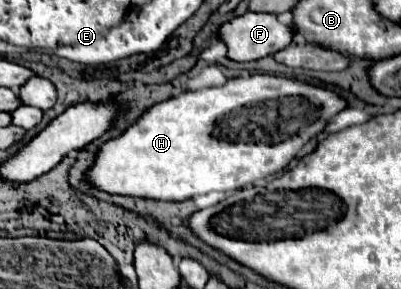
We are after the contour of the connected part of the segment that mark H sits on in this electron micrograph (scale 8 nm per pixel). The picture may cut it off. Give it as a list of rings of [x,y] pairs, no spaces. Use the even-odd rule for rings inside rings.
[[[265,73],[229,79],[221,87],[185,91],[177,97],[153,105],[123,135],[107,141],[101,147],[97,161],[89,171],[89,181],[97,189],[103,189],[107,193],[149,197],[161,201],[185,201],[191,199],[193,195],[205,195],[211,191],[233,191],[239,187],[243,189],[253,181],[267,179],[269,175],[285,171],[287,165],[299,155],[301,147],[319,133],[323,133],[331,117],[343,111],[345,107],[347,103],[337,99],[335,91],[301,83],[297,79],[275,77]]]

